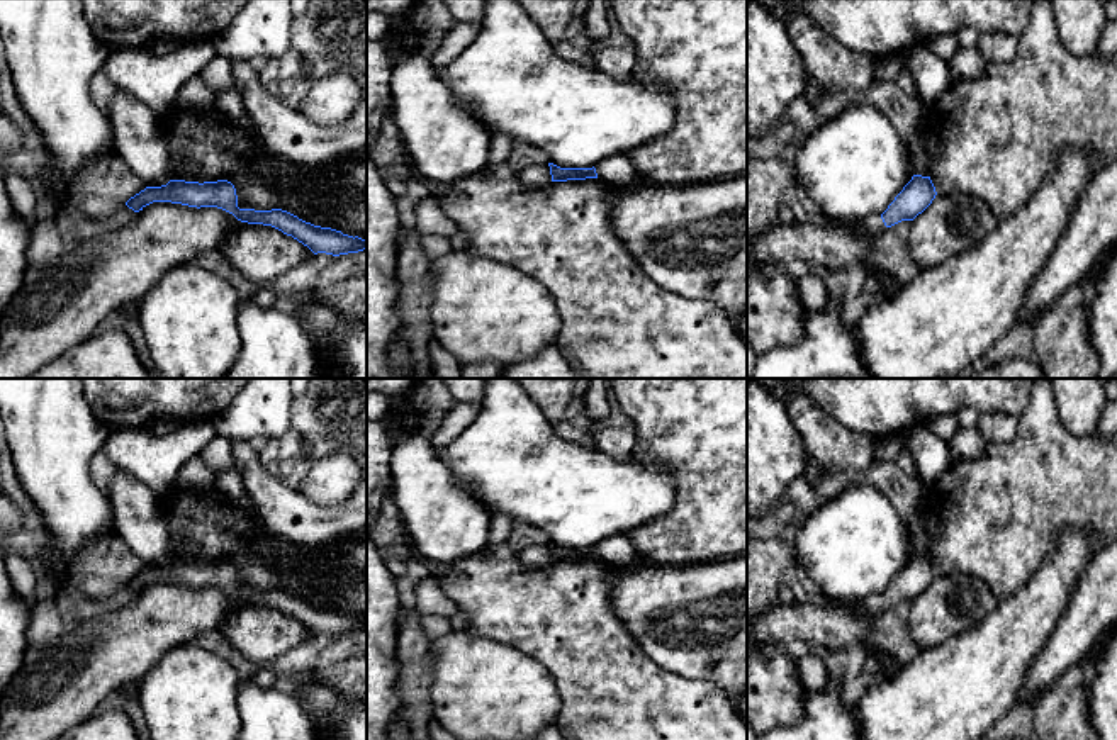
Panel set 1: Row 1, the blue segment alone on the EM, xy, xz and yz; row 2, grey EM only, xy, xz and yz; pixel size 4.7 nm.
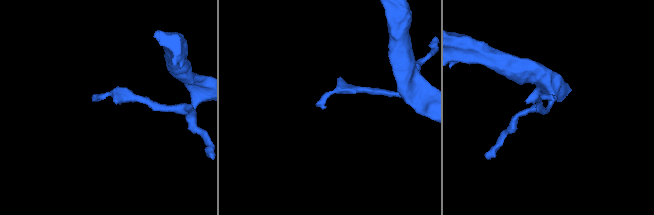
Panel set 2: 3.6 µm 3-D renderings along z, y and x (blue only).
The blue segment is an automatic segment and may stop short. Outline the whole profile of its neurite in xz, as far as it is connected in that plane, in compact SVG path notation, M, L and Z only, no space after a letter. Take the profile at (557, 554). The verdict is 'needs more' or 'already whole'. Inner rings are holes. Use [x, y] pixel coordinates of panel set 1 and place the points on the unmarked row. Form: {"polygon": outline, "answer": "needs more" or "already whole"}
{"polygon": "M548 543L552 562L598 558L596 548L560 548Z", "answer": "already whole"}

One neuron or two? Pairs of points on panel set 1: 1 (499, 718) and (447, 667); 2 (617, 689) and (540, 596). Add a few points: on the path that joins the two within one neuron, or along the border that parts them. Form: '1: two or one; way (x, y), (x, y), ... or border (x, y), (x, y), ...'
1: one; way (486, 705), (460, 679)
2: one; way (596, 666), (564, 620)

